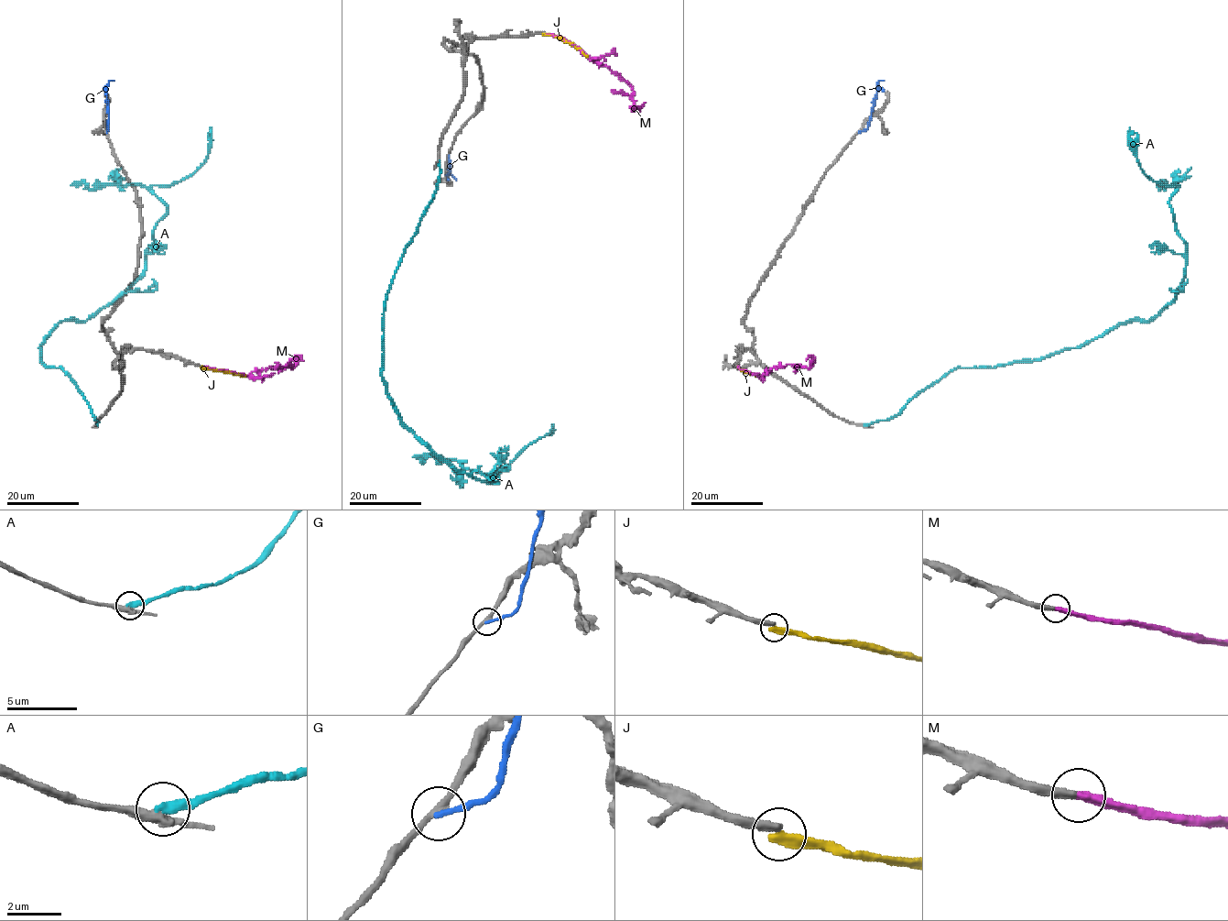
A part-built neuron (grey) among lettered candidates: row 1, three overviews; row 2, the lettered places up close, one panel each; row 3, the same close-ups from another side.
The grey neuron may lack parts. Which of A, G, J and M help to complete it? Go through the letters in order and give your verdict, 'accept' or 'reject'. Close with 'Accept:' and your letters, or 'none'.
A: reject
G: reject
J: reject
M: accept
Accept: M

